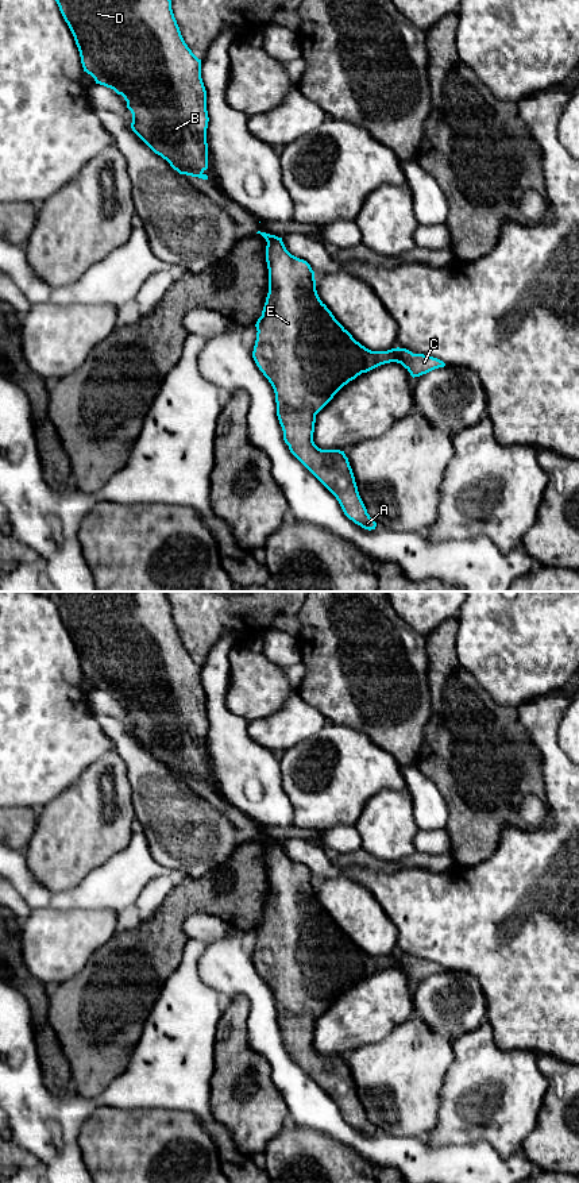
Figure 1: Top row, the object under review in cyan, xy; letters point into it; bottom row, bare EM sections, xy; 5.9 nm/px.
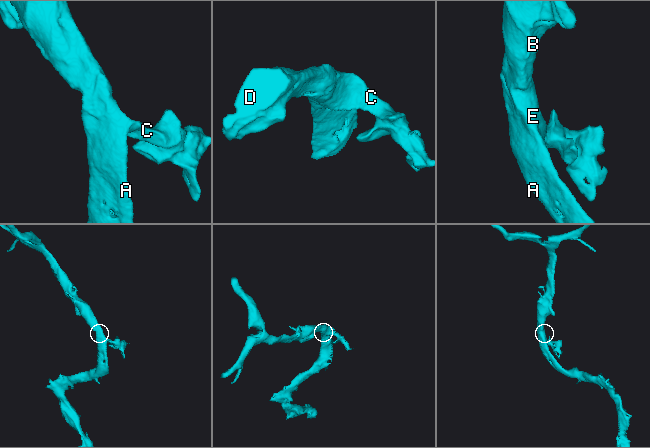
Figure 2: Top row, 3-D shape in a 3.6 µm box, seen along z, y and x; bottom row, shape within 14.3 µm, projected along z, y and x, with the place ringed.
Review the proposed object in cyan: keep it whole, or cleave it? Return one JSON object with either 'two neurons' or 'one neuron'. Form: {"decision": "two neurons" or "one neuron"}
{"decision": "one neuron"}

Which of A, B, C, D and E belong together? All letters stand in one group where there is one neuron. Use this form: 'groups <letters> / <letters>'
groups A B C D E

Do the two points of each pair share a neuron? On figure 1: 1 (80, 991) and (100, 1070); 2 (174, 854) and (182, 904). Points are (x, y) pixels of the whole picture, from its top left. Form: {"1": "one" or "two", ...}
{"1": "one", "2": "two"}

